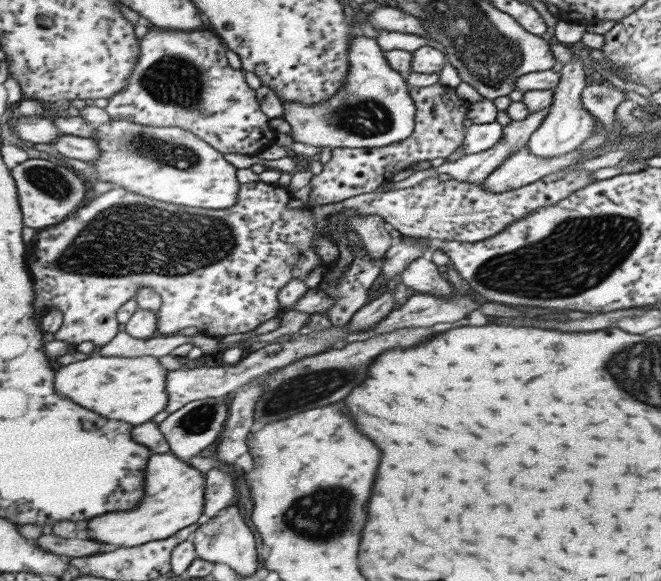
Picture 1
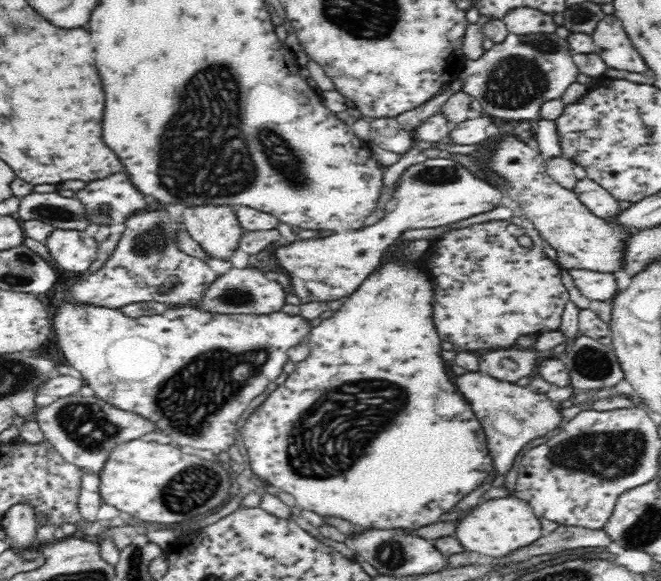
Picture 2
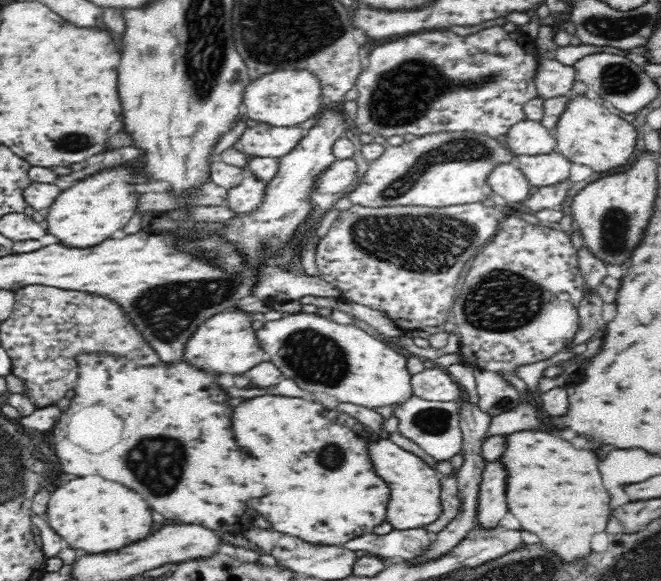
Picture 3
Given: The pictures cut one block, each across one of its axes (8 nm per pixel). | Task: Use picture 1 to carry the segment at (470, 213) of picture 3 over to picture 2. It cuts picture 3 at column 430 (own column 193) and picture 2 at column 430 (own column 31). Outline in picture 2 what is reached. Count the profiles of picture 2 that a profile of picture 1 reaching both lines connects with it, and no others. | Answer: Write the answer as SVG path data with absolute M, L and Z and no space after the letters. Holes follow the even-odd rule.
M493 220L466 225L464 227L450 228L446 230L440 238L435 238L430 241L428 250L420 257L419 268L425 270L431 282L432 291L432 320L436 332L442 340L452 342L450 348L458 348L458 350L488 350L488 348L506 348L510 344L514 344L517 338L524 335L531 335L540 332L554 332L560 328L560 320L562 312L568 306L570 300L568 291L564 286L559 273L559 268L552 262L545 253L546 242L541 238L541 235L535 229L526 230L516 227L510 223L510 220ZM522 234L530 236L532 246L524 247L518 242L518 237Z

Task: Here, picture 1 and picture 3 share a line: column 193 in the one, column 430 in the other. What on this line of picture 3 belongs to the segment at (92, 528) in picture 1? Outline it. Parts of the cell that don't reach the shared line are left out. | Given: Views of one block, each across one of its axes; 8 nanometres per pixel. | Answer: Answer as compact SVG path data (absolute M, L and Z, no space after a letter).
M370 438L367 453L375 475L386 482L390 489L385 512L388 526L398 530L415 529L426 527L439 517L441 486L437 470L428 467L419 457L402 449L388 438Z

